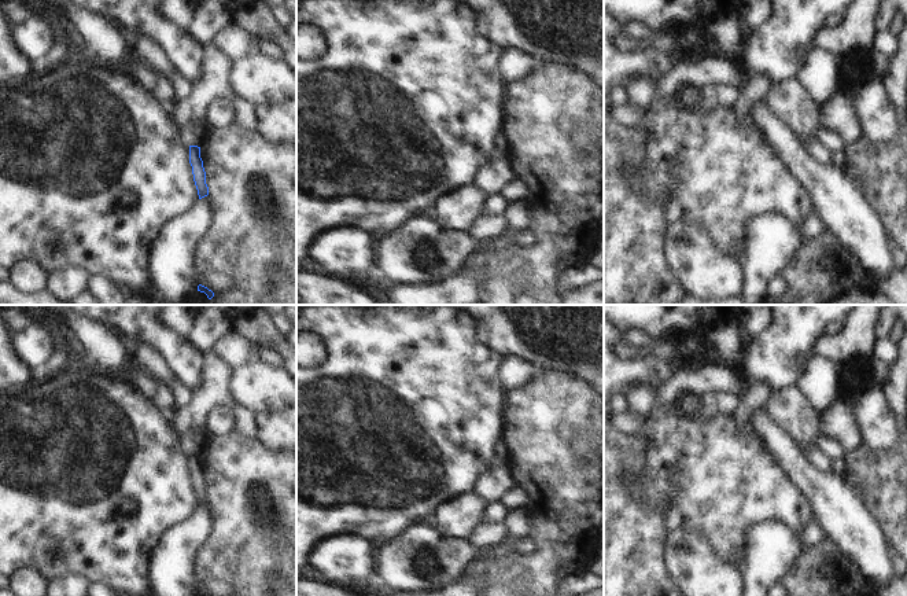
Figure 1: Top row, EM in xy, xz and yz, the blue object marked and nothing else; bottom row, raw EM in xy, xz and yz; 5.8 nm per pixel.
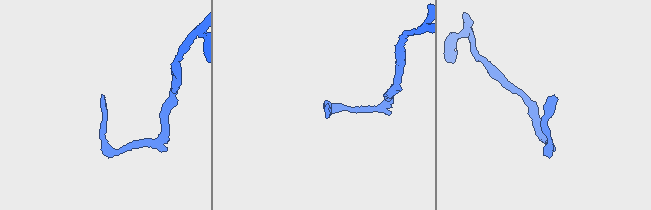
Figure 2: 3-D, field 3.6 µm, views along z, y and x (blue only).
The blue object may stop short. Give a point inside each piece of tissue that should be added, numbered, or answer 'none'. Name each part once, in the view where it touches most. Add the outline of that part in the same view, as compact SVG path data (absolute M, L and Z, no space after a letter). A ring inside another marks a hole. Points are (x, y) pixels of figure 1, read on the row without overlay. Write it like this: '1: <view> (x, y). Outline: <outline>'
none

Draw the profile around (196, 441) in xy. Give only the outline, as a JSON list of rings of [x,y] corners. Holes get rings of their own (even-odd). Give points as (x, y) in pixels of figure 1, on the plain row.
[[[199,430],[191,433],[191,435],[187,439],[189,452],[200,455],[203,452],[207,438],[209,437],[203,433],[200,433]]]

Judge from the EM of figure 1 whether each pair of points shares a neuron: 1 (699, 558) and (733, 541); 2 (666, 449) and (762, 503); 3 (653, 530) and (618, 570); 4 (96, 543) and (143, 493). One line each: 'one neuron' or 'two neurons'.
1: two neurons
2: one neuron
3: one neuron
4: one neuron

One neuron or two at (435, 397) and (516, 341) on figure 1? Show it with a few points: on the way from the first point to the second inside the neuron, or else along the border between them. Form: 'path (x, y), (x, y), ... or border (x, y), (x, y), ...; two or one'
border (480, 326), (480, 337), (504, 356); two

